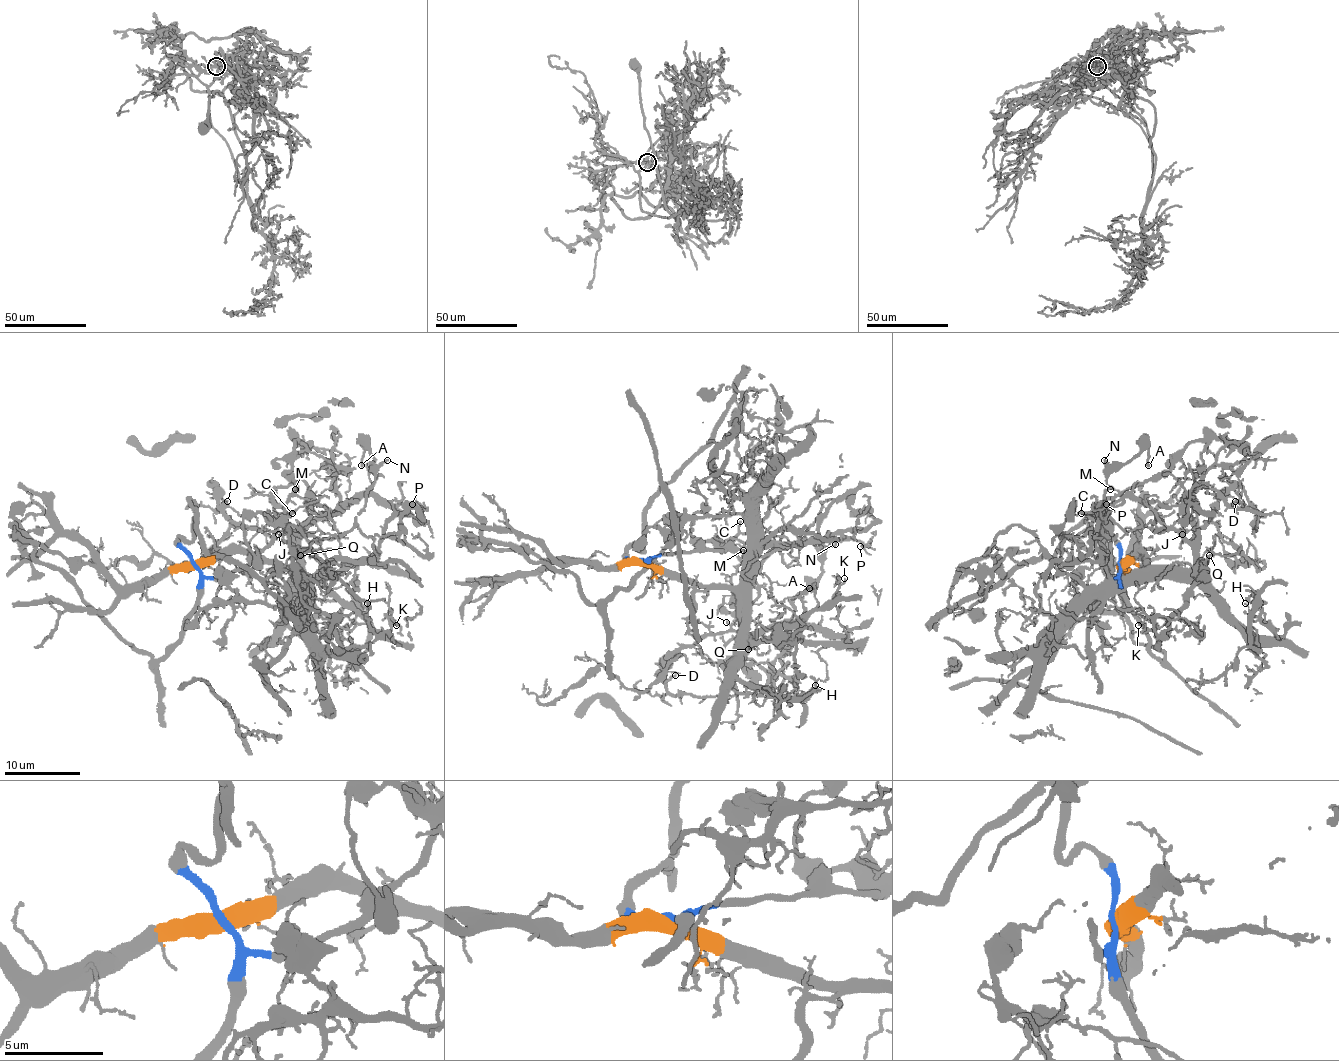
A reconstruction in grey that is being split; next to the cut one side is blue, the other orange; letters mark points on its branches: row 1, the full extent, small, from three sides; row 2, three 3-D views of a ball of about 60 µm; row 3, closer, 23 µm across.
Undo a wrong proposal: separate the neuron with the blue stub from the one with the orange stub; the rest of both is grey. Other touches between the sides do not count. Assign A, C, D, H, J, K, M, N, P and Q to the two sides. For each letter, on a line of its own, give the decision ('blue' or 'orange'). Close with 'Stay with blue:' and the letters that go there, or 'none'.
A: blue
C: blue
D: orange
H: orange
J: orange
K: orange
M: blue
N: blue
P: orange
Q: orange
Stay with blue: A, C, M, N

